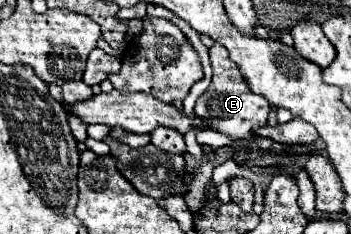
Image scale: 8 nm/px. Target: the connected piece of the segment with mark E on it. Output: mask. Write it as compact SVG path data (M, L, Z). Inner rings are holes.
M215 44L213 48L209 48L209 56L211 56L211 66L213 66L213 80L211 80L209 88L199 96L199 100L195 104L195 114L203 122L207 122L213 130L229 136L231 140L239 140L241 144L255 142L257 134L253 132L253 128L265 126L267 116L271 112L271 104L261 94L251 92L239 66L235 66L235 62L231 62L225 46Z

